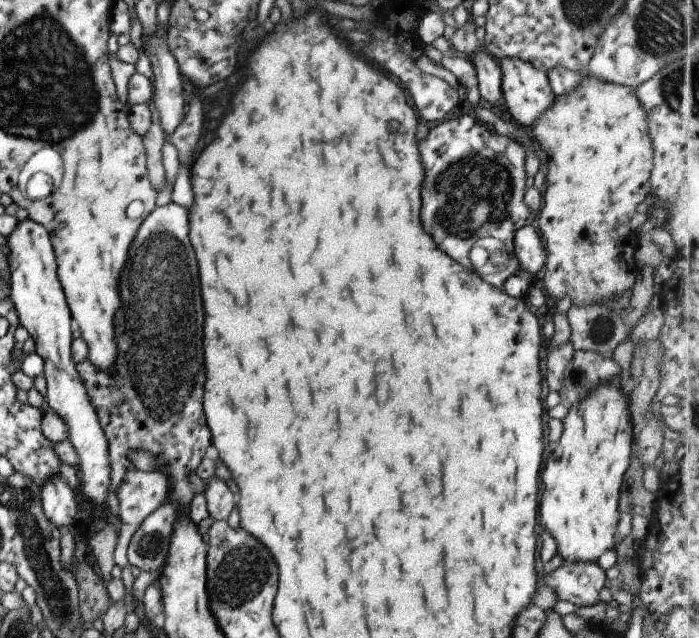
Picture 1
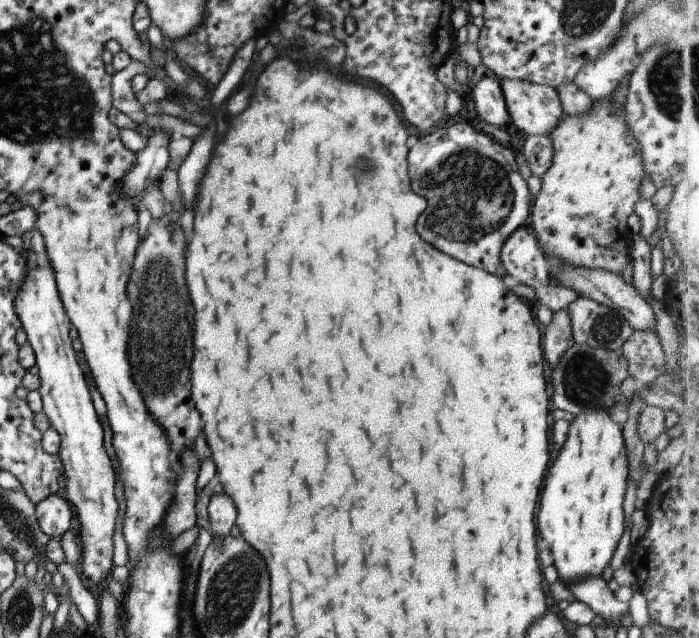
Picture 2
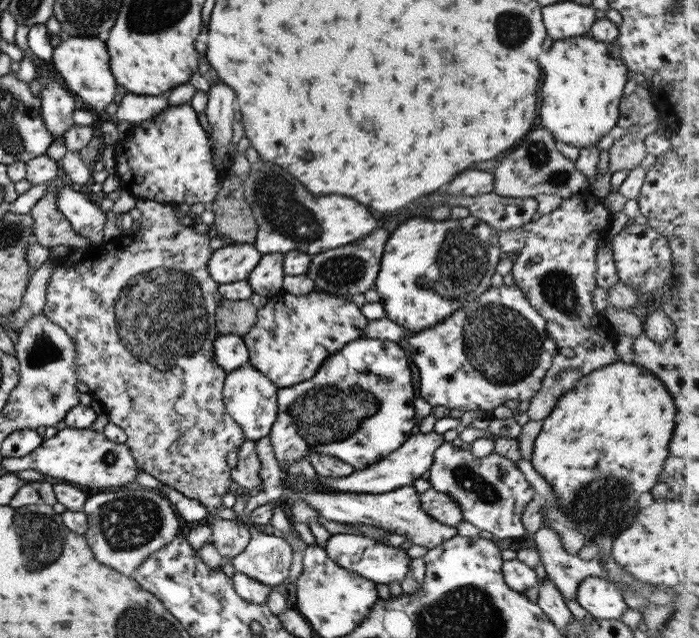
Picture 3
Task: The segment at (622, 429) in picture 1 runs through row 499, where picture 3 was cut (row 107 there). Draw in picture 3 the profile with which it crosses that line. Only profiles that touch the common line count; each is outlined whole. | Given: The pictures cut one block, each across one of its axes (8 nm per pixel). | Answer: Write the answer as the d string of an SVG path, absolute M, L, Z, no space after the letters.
M587 35L574 38L556 40L547 51L542 51L537 58L544 72L542 80L542 106L540 106L540 120L555 140L576 148L592 148L600 142L600 138L608 134L618 124L620 118L620 104L622 103L624 87L629 81L628 68L620 56L620 50L613 43L600 42Z

